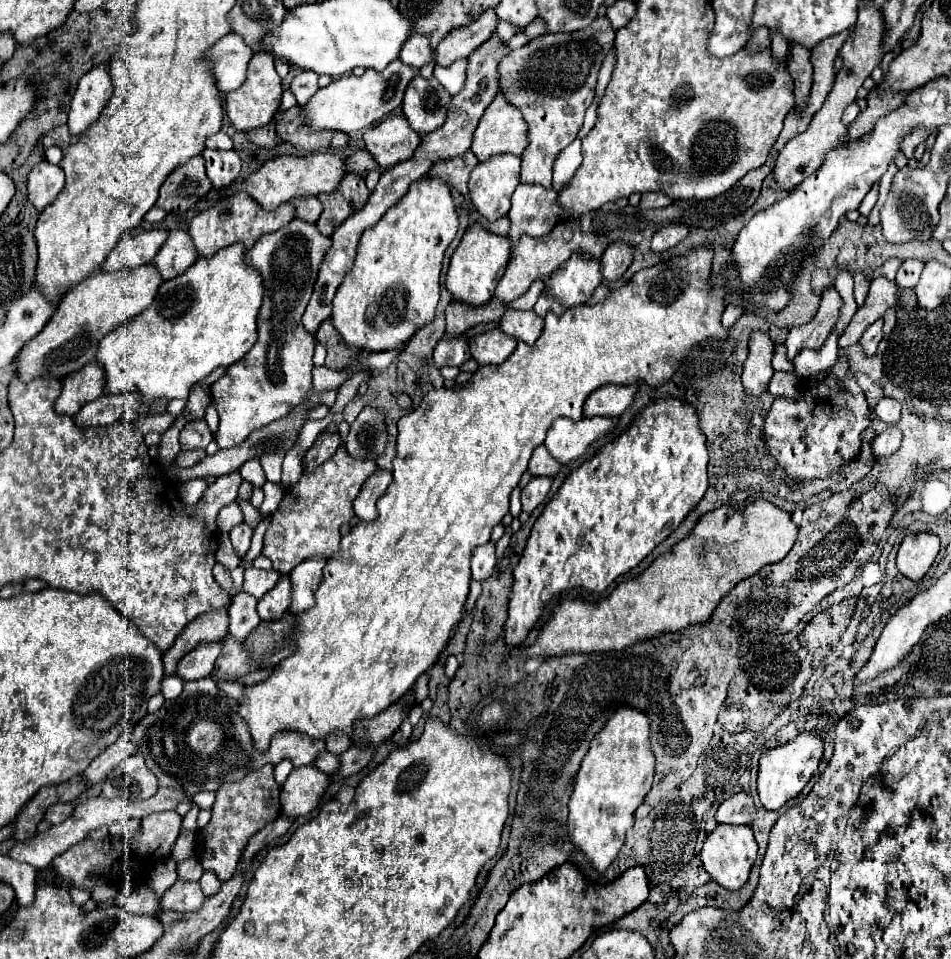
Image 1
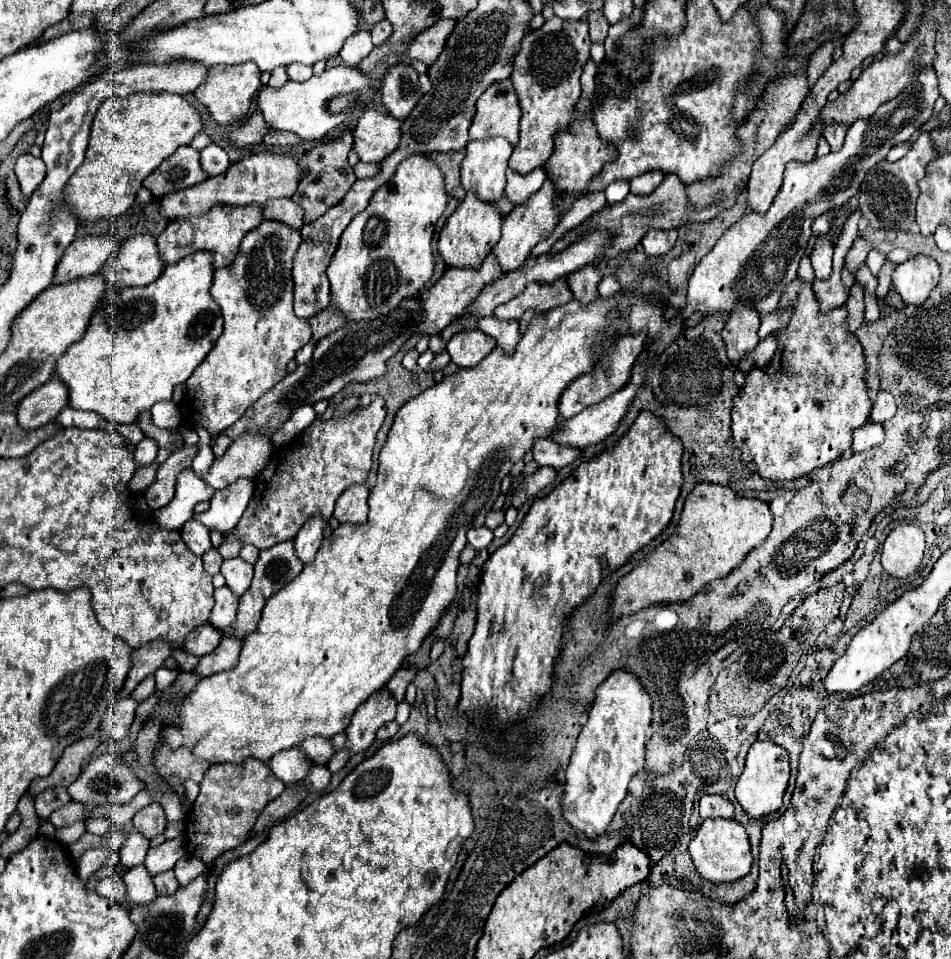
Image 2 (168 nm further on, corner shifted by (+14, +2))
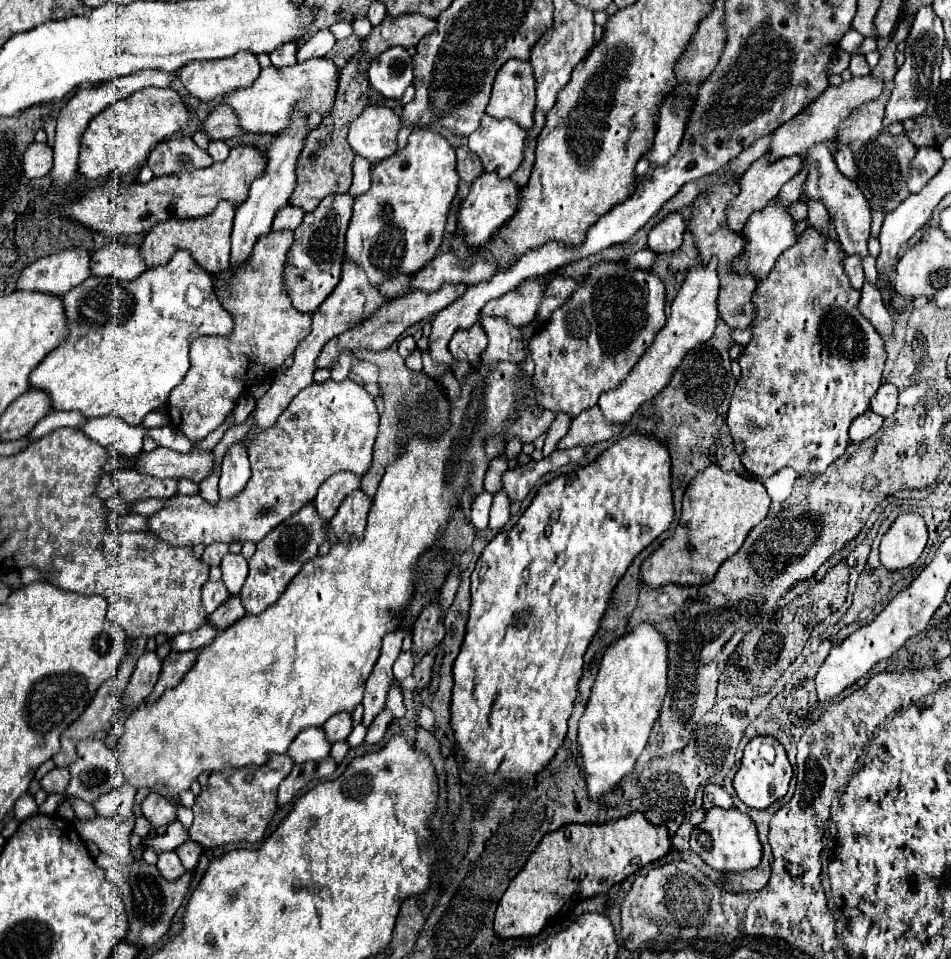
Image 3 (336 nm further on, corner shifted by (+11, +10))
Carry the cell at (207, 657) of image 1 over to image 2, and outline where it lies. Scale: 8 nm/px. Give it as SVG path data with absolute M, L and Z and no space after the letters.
M206 622L206 624L202 624L202 626L196 628L196 630L192 630L192 632L186 636L184 650L200 658L200 656L212 652L212 648L216 648L216 644L220 644L222 636L224 636L224 634L222 634L218 628L214 628L210 622Z

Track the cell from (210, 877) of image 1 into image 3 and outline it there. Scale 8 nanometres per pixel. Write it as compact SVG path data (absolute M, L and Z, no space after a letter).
M187 840L187 842L183 842L175 852L177 852L177 856L181 858L185 870L193 870L193 868L197 866L199 858L201 858L203 848L201 848L199 844L195 844L193 840Z

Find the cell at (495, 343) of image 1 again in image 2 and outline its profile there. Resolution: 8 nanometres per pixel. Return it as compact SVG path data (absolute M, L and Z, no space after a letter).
M464 330L450 338L446 350L460 368L474 368L482 358L494 350L496 342L480 330Z

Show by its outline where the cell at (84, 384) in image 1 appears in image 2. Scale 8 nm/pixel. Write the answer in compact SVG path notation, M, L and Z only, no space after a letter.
M48 380L36 392L30 392L16 408L16 420L22 430L36 430L50 424L64 408L64 388Z

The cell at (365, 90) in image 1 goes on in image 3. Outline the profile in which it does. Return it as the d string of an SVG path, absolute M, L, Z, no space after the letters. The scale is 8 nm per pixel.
M311 58L303 64L287 66L287 68L263 68L259 78L251 84L251 88L231 92L223 98L225 104L229 104L237 116L239 124L247 132L257 134L279 134L287 124L291 124L291 116L295 110L303 114L319 112L321 116L329 116L335 108L335 94L337 94L337 82L339 82L339 68L329 58Z

